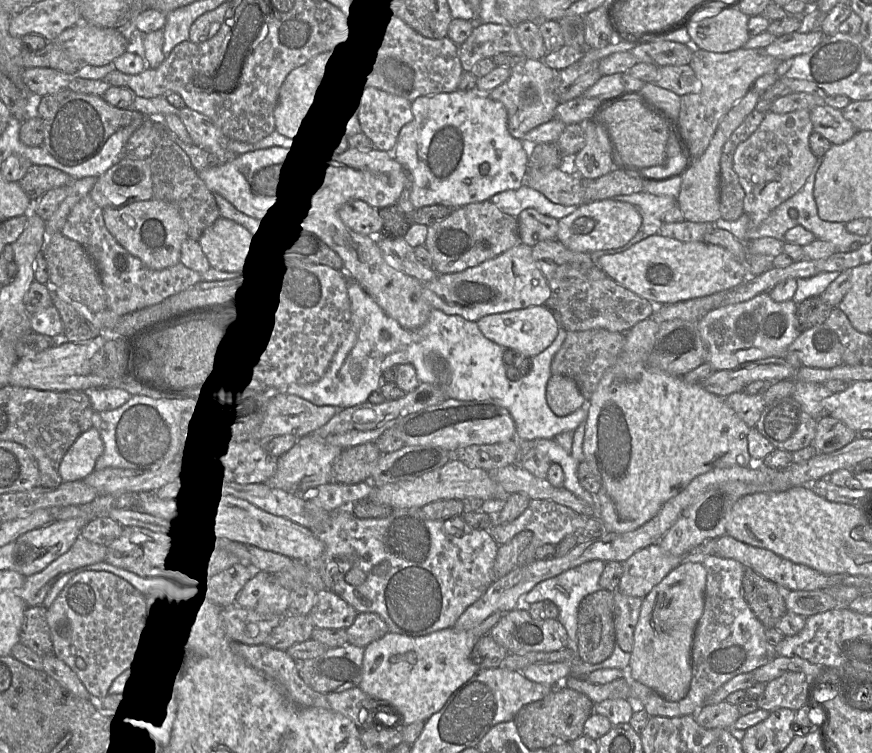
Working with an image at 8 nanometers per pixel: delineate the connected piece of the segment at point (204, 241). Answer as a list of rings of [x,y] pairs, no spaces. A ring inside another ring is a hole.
[[[220,217],[198,239],[211,267],[236,270],[246,265],[255,250],[250,230],[233,220]]]

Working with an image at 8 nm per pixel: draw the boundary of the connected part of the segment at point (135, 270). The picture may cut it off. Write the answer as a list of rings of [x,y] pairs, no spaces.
[[[88,194],[71,210],[61,233],[78,242],[93,259],[107,295],[108,309],[119,316],[161,303],[201,281],[202,274],[181,262],[174,266],[153,270],[128,252],[109,232],[104,223],[103,209]]]

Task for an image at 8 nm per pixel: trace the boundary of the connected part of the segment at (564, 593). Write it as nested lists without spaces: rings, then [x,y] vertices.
[[[602,560],[588,561],[575,568],[566,570],[555,577],[539,582],[528,593],[522,596],[523,606],[542,600],[554,602],[559,609],[557,620],[565,627],[568,638],[571,641],[577,642],[579,604],[585,596],[602,589],[599,584],[599,579],[604,570],[605,563]]]

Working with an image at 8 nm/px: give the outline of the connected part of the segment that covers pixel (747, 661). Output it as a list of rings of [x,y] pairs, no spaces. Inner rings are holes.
[[[718,556],[704,557],[703,565],[707,571],[704,610],[692,643],[692,679],[689,692],[679,701],[668,701],[652,691],[644,701],[645,710],[650,717],[693,716],[727,681],[738,674],[752,672],[778,656],[776,646],[766,639],[765,626],[744,598],[742,579],[746,567],[737,560]]]

